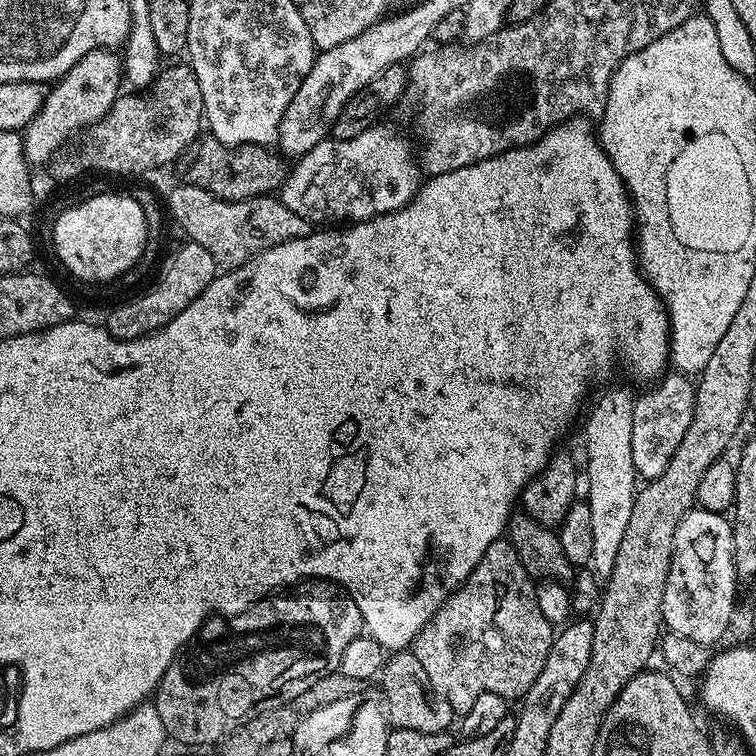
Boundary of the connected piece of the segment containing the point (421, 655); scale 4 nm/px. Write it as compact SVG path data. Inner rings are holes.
M498 539L416 635L410 650L422 662L428 685L450 702L453 713L470 710L478 694L498 694L512 702L534 686L554 639L554 625L538 610L536 590L514 546L507 539Z

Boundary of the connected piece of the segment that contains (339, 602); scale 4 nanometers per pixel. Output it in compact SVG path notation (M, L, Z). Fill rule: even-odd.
M313 579L311 582L301 582L291 590L283 594L273 594L256 603L258 610L264 612L264 616L278 616L280 618L280 640L282 638L294 638L294 648L288 652L284 646L278 642L278 620L274 620L274 644L272 644L272 618L270 618L270 642L264 634L254 636L250 628L244 624L250 624L250 609L242 610L236 616L227 617L226 624L223 619L209 618L205 620L200 631L192 637L195 644L202 644L202 658L196 658L192 654L192 684L206 684L192 688L190 684L184 684L180 676L180 668L176 668L176 663L171 661L162 674L160 684L154 693L154 703L158 710L158 718L162 718L162 726L169 737L172 736L180 744L216 744L228 739L228 729L234 728L240 720L247 715L248 708L260 696L270 692L274 684L284 686L282 674L294 666L294 662L302 656L302 668L312 670L302 672L300 678L290 678L290 680L302 680L310 682L314 678L314 670L318 670L318 676L332 674L340 667L342 653L346 650L346 642L350 642L355 636L361 635L362 621L358 606L345 594L340 585L333 584L330 580ZM224 628L224 668L228 674L232 672L242 672L240 668L246 664L256 664L260 662L274 662L274 674L266 670L262 672L260 680L250 680L248 674L232 674L228 678L220 678L218 666L214 660L214 642L216 634ZM304 660L314 660L312 666L306 666ZM206 670L206 674L202 674ZM260 682L260 684L258 684Z

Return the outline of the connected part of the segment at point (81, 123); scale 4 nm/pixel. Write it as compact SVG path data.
M111 48L90 50L86 58L82 58L45 91L44 101L35 118L23 129L24 156L31 164L43 165L51 159L53 153L68 143L81 130L98 122L114 106L114 102L122 94L122 60Z

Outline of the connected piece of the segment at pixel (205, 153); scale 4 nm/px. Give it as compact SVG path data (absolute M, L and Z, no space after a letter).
M211 134L205 135L191 153L193 156L188 164L187 183L204 188L223 200L249 200L255 196L279 193L289 174L290 164L275 151L270 151L259 144L228 147Z

